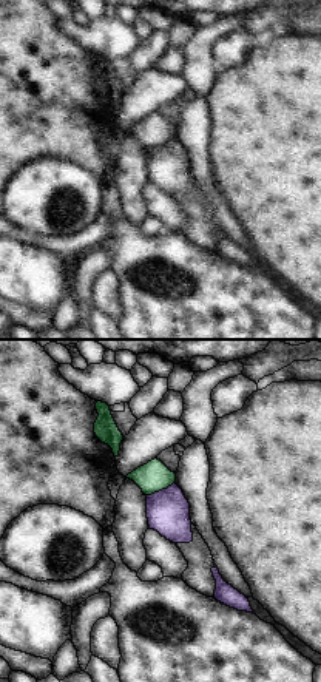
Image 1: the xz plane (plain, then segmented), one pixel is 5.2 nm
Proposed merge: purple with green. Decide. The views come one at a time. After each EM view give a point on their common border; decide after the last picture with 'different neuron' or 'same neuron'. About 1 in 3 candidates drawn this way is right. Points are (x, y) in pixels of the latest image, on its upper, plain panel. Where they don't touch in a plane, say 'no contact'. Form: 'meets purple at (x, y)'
meets purple at (159, 145)

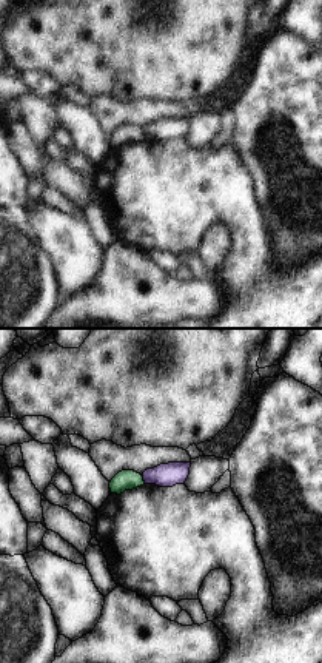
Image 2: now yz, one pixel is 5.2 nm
meets purple at (144, 134)

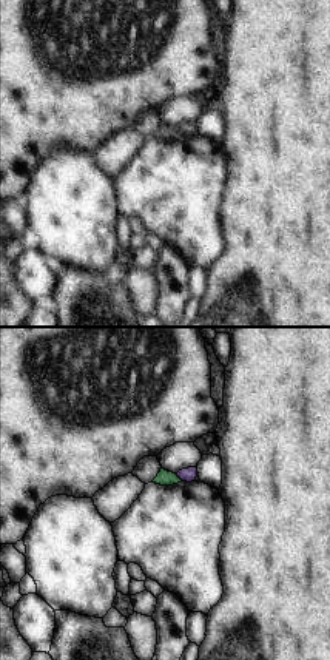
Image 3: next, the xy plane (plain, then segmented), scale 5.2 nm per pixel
meets purple at (179, 131)

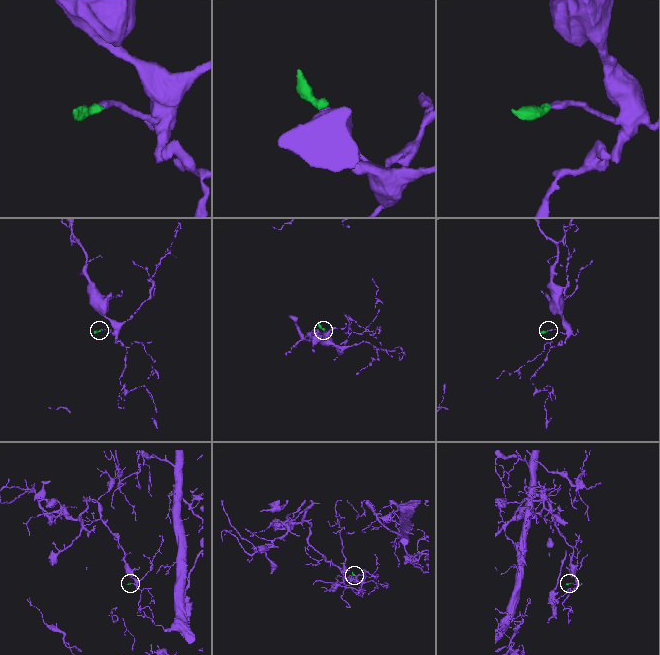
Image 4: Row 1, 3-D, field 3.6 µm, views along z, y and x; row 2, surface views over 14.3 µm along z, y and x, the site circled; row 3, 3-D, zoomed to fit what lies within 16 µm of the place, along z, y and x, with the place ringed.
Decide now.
different neuron

